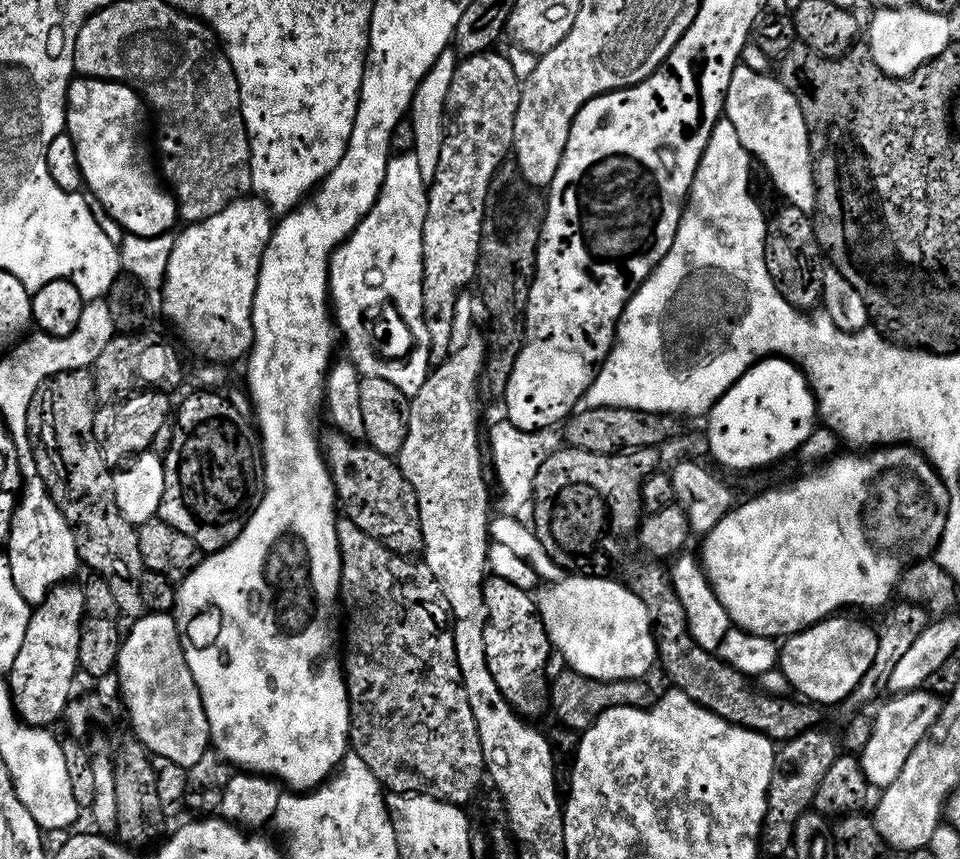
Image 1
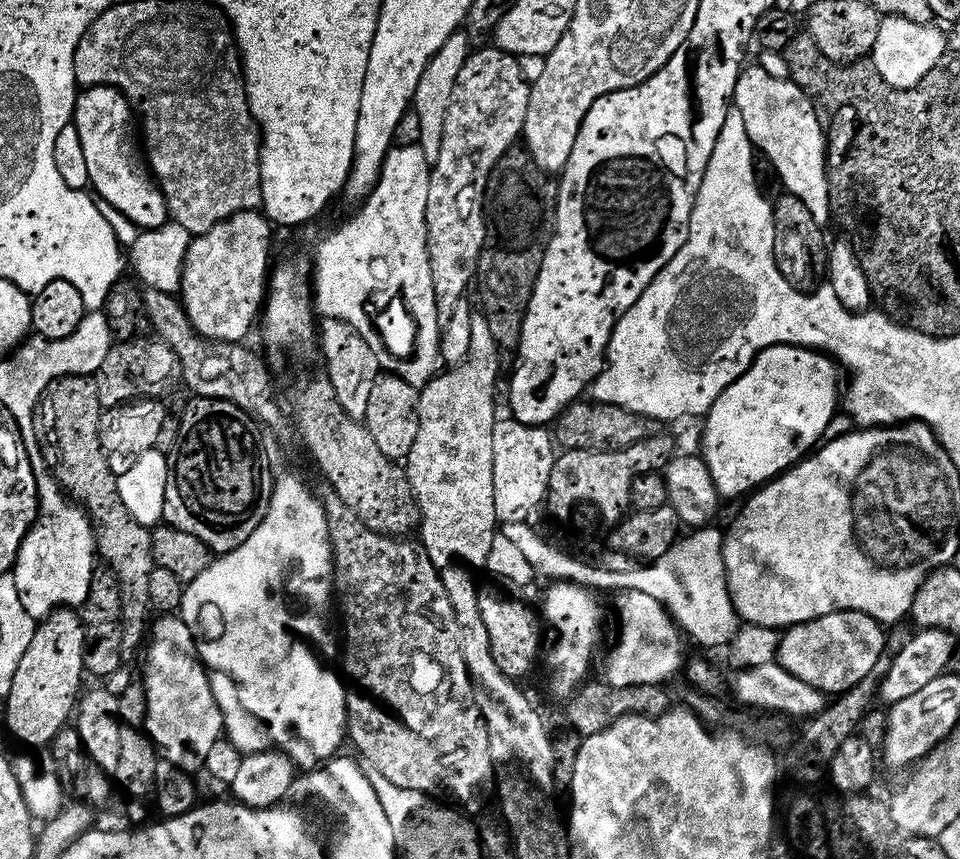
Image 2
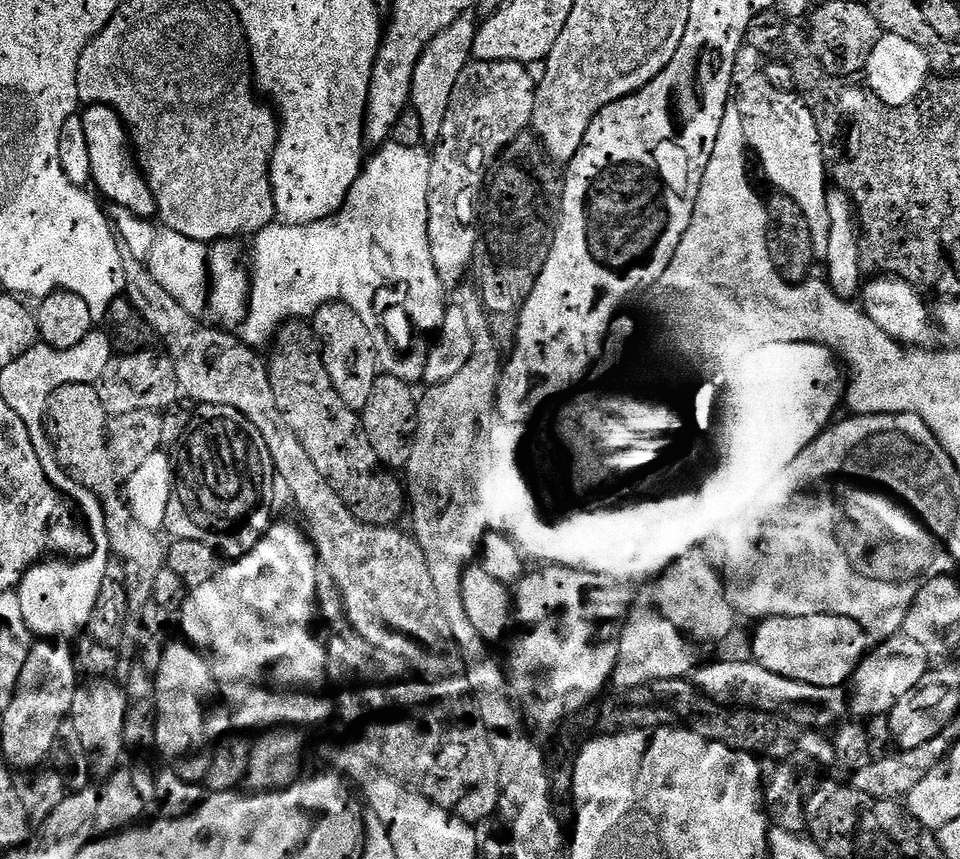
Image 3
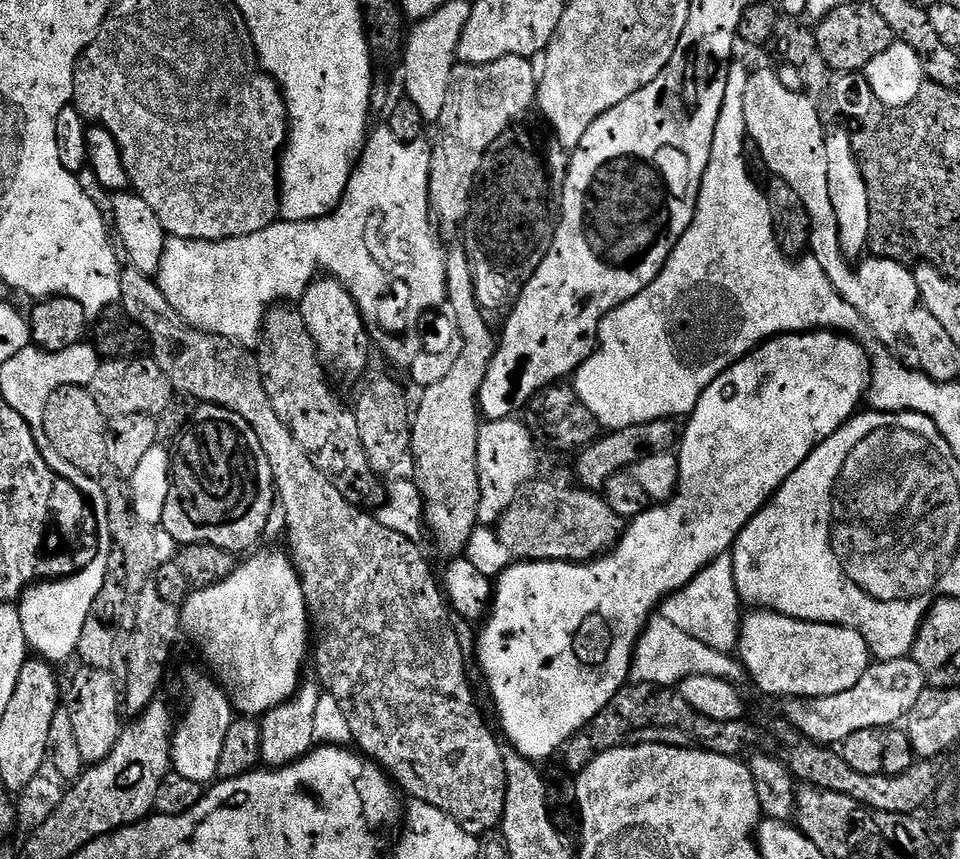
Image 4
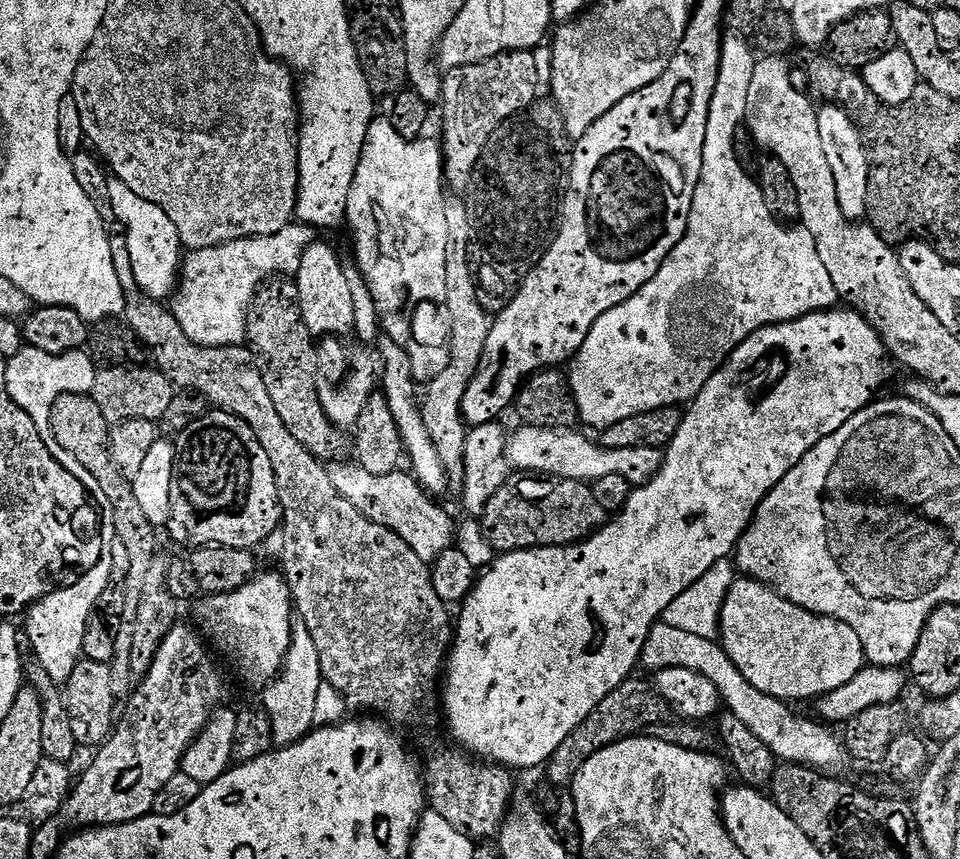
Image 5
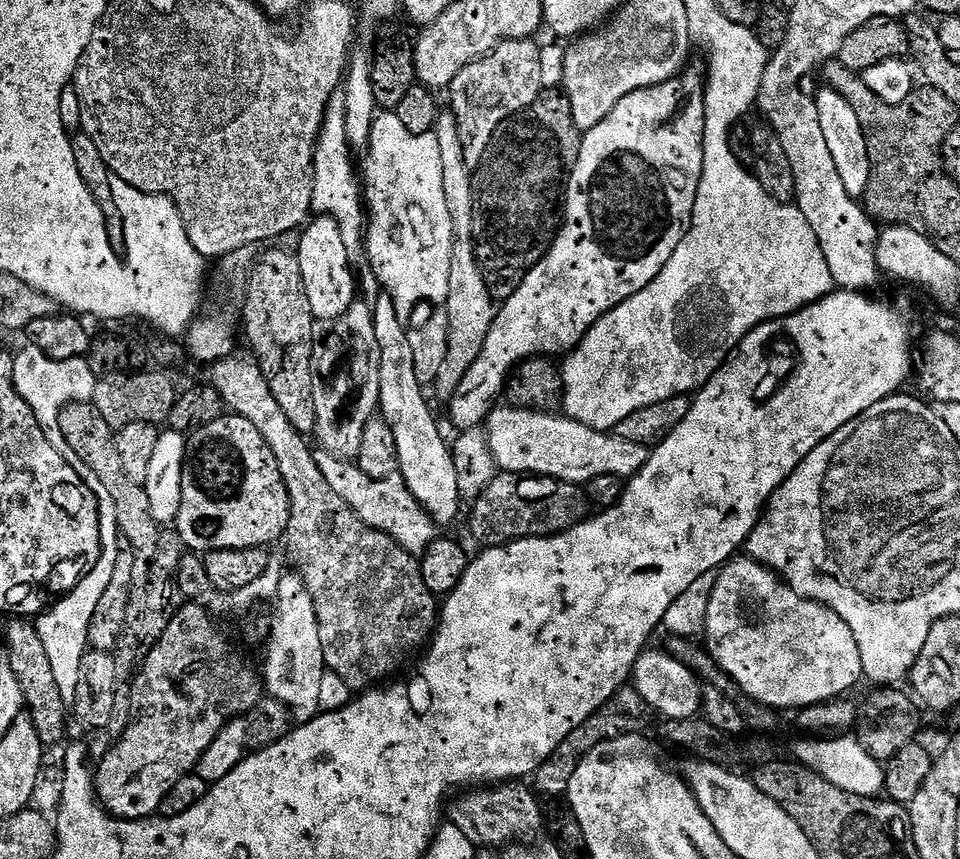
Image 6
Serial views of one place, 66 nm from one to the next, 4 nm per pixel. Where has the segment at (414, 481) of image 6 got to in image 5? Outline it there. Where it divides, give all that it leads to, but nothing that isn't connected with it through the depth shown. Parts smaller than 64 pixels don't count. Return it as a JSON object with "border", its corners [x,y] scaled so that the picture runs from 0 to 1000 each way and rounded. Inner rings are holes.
{"border":[[[403,393],[397,396],[395,418],[398,420],[398,459],[402,468],[406,468],[406,477],[410,478],[410,489],[415,491],[424,539],[429,539],[428,553],[438,560],[443,573],[447,575],[463,573],[469,568],[469,560],[460,542],[460,533],[456,533],[456,524],[448,510],[448,501],[444,501],[444,491],[438,481],[439,467],[435,464],[435,456],[433,461],[435,448],[431,440],[431,430],[427,426],[425,405]]]}

